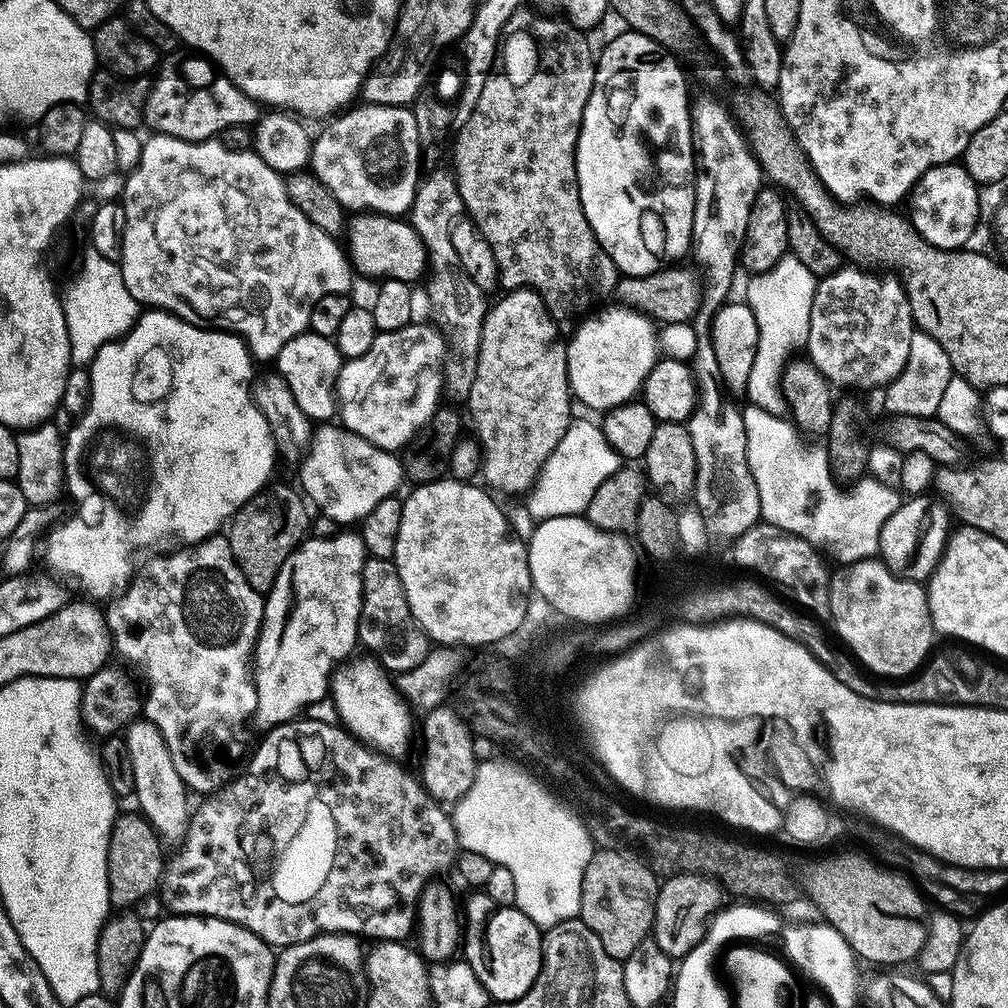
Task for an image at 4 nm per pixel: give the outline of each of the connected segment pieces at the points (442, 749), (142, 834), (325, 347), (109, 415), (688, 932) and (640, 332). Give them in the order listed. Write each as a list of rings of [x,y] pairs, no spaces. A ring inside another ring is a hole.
[[[439,706],[429,710],[423,717],[424,725],[419,725],[418,736],[424,739],[424,757],[420,760],[419,779],[424,789],[437,802],[455,802],[463,798],[466,790],[470,790],[470,782],[474,782],[478,755],[472,745],[474,736],[468,725],[455,707]]]
[[[133,810],[117,815],[112,823],[110,846],[108,847],[108,898],[116,910],[128,910],[139,900],[144,900],[152,891],[159,889],[166,867],[165,845],[152,824],[139,811]]]
[[[311,330],[296,335],[279,351],[276,359],[277,373],[290,386],[295,402],[309,420],[324,424],[337,415],[335,389],[343,361],[343,356],[331,337],[316,335]]]
[[[163,310],[141,311],[136,317],[136,325],[121,339],[101,346],[87,369],[88,395],[84,410],[75,417],[76,425],[64,436],[64,487],[66,496],[76,507],[67,517],[70,522],[78,522],[78,528],[98,528],[108,510],[114,510],[124,518],[130,516],[128,520],[134,522],[140,512],[144,512],[138,522],[136,538],[138,544],[144,546],[132,548],[130,554],[126,546],[114,544],[110,548],[104,546],[106,542],[100,542],[100,538],[72,538],[72,532],[63,528],[66,518],[52,528],[45,544],[43,541],[44,560],[53,572],[51,575],[73,580],[88,595],[85,597],[96,602],[111,601],[124,592],[134,575],[134,565],[145,554],[173,546],[201,544],[209,536],[217,535],[242,505],[264,491],[273,479],[272,467],[278,464],[272,431],[254,399],[254,357],[244,339],[235,332],[201,326],[182,317]],[[112,450],[128,450],[128,456],[112,456]],[[128,462],[144,464],[144,472],[138,468],[138,472],[134,470],[128,474]],[[142,480],[156,482],[154,490],[148,490],[152,492],[150,500],[146,498],[148,494]]]
[[[678,874],[669,876],[657,887],[654,922],[650,933],[651,939],[667,956],[683,958],[704,937],[708,922],[721,907],[722,889],[708,876],[698,874]]]
[[[616,304],[614,308],[599,309],[594,313],[585,315],[575,325],[576,333],[568,345],[568,386],[577,401],[580,400],[588,408],[593,408],[597,414],[603,414],[620,404],[629,403],[632,396],[643,389],[650,370],[656,365],[658,359],[658,328],[652,317],[636,309]]]

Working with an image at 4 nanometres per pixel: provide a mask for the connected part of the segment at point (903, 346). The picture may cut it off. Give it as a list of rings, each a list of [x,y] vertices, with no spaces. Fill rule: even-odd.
[[[841,266],[836,271],[831,272],[826,277],[823,277],[817,283],[816,293],[814,294],[814,302],[810,306],[810,330],[808,331],[808,342],[806,345],[807,359],[811,360],[812,365],[820,371],[828,380],[828,383],[833,386],[839,386],[842,384],[843,389],[850,390],[856,386],[858,388],[872,388],[875,384],[880,386],[887,386],[896,376],[899,375],[903,367],[906,366],[907,359],[910,355],[910,338],[914,331],[914,325],[912,323],[912,311],[910,310],[910,302],[908,301],[908,295],[904,289],[903,284],[900,281],[899,275],[896,274],[884,274],[888,276],[875,276],[875,271],[865,270],[860,266],[850,266],[854,268],[847,268],[847,266]]]

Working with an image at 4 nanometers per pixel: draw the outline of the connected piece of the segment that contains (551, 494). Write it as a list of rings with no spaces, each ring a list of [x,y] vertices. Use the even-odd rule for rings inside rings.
[[[573,419],[572,425],[566,430],[566,434],[562,434],[558,446],[536,477],[540,492],[527,493],[530,512],[536,520],[584,514],[598,486],[621,468],[620,456],[610,446],[610,442],[606,442],[603,427],[599,423],[591,424],[588,420]]]

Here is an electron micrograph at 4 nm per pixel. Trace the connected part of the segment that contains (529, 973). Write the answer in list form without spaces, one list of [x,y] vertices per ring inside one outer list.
[[[483,890],[473,891],[471,895],[472,897],[465,904],[463,901],[462,904],[463,959],[467,960],[478,978],[478,982],[488,991],[488,995],[493,1001],[503,1002],[522,998],[522,994],[526,994],[526,990],[530,990],[530,986],[534,986],[534,982],[540,973],[542,958],[544,957],[542,954],[542,946],[544,945],[542,929],[534,922],[530,922],[530,918],[526,918],[526,914],[522,914],[520,908],[515,906],[498,907],[490,899],[488,893]]]

